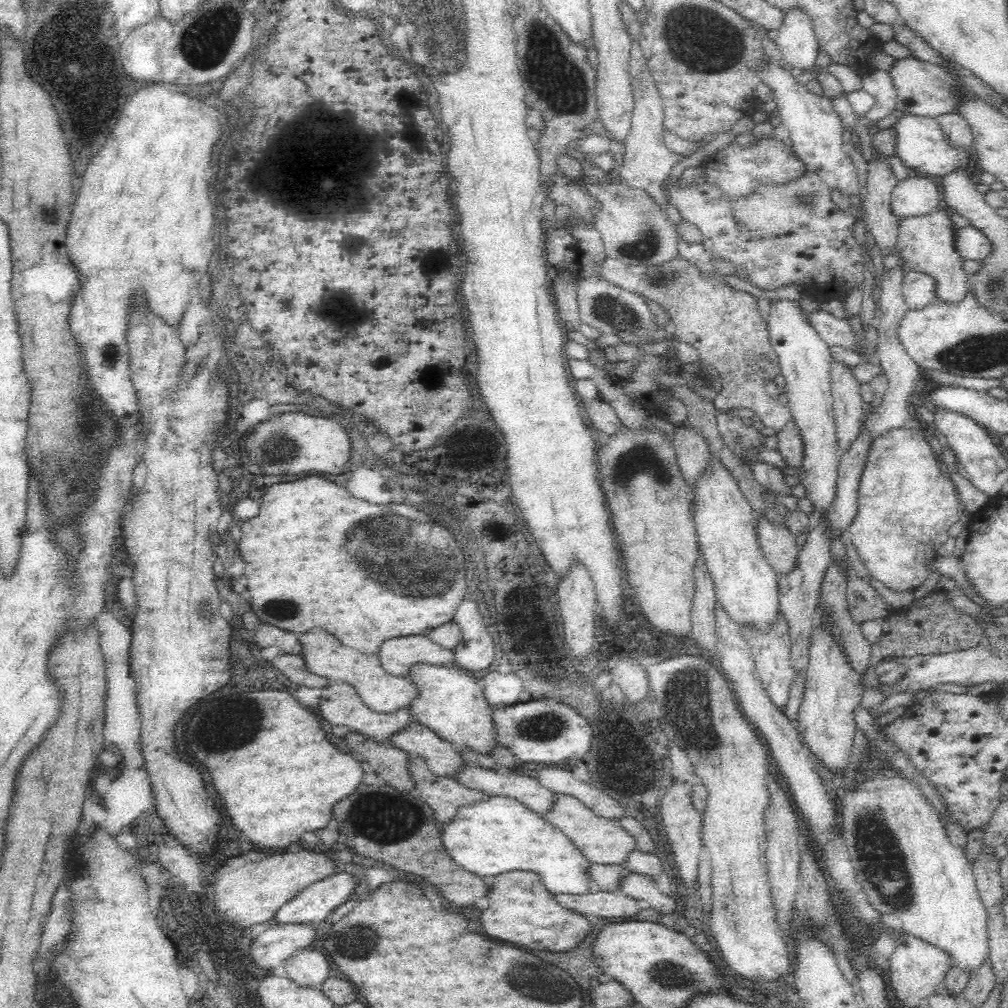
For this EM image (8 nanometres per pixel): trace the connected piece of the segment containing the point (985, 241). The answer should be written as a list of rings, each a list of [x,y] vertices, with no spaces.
[[[971,224],[956,230],[956,248],[964,260],[986,260],[994,252],[994,243],[985,232]]]

